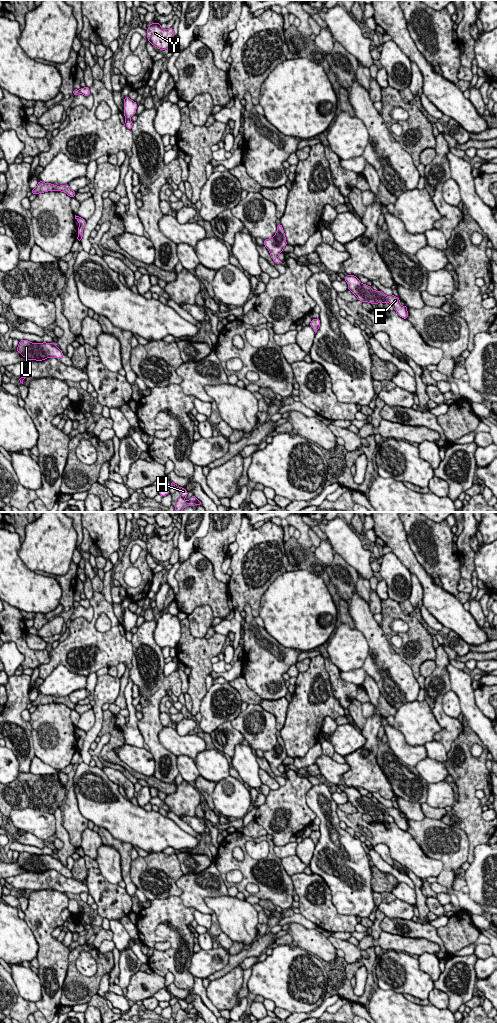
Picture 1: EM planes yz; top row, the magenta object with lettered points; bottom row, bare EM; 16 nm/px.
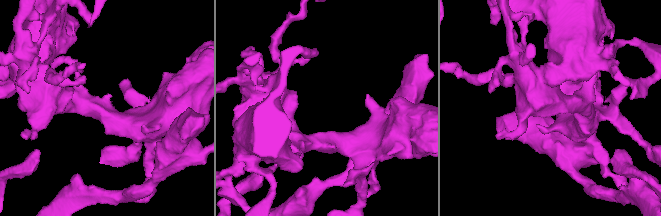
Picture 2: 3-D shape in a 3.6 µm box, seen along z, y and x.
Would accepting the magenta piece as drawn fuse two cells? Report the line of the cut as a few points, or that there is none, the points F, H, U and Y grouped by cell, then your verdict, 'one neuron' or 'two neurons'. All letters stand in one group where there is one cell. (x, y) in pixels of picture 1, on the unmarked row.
cut yz (125, 630), (129, 631); groups F / H U Y; two neurons

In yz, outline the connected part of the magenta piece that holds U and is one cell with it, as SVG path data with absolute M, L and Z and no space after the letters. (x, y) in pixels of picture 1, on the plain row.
M20 852L16 861L23 869L29 872L42 873L47 870L64 870L64 866L55 855L32 855Z

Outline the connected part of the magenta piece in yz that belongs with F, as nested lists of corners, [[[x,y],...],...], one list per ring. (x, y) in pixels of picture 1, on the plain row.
[[[347,787],[344,789],[344,792],[348,796],[348,802],[350,802],[362,815],[390,815],[401,830],[408,830],[407,818],[402,818],[399,810],[395,807],[387,808],[380,802],[375,803],[367,796],[362,796],[355,787]]]

